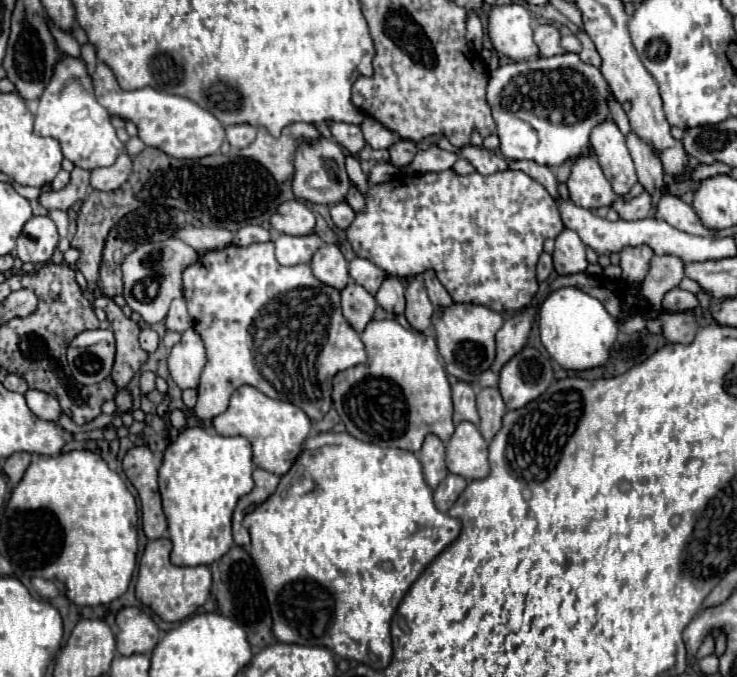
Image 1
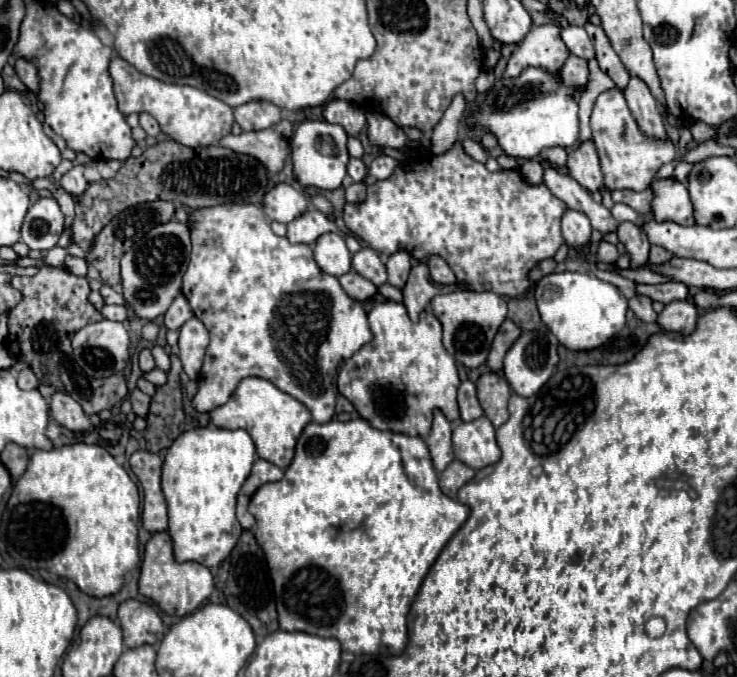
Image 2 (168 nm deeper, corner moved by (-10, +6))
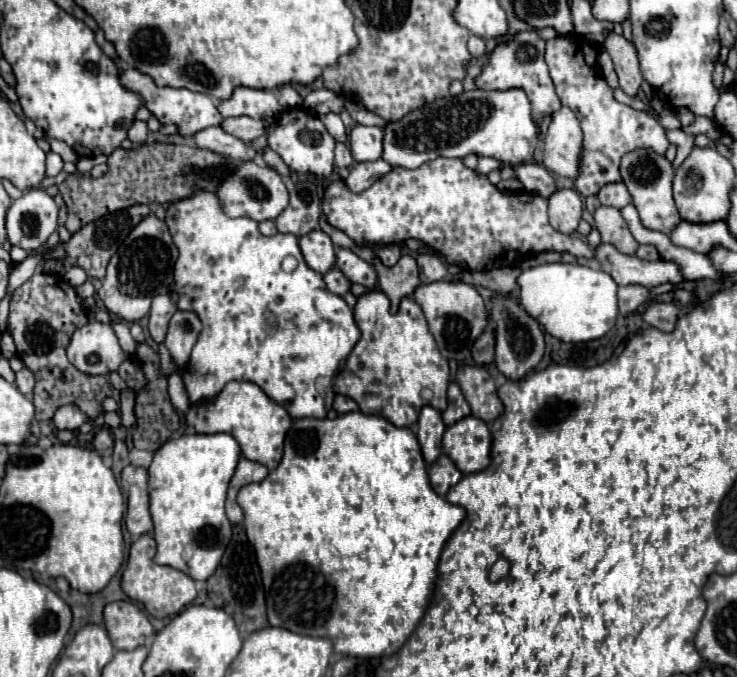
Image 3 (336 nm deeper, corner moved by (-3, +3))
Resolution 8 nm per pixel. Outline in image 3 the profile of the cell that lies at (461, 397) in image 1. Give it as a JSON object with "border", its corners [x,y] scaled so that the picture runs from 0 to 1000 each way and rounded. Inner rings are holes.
{"border":[[[613,564],[608,570],[608,603],[600,609],[600,617],[602,617],[602,626],[611,629],[627,617],[632,617],[638,612],[638,600],[635,594],[630,591],[627,579],[624,579],[624,570],[619,564]]]}

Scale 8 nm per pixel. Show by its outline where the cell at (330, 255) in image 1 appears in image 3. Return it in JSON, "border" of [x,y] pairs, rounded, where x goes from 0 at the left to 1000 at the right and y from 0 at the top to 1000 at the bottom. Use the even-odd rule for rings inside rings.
{"border":[[[423,340],[423,343],[418,343],[418,349],[407,349],[404,360],[407,360],[415,390],[423,399],[440,405],[456,390],[453,360],[450,360],[448,349],[440,346],[437,340]]]}

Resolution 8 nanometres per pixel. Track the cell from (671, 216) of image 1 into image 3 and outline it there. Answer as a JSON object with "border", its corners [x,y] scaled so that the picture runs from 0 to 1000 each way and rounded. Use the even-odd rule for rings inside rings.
{"border":[[[863,219],[847,227],[847,236],[841,239],[841,257],[847,275],[858,290],[858,301],[868,316],[868,328],[879,340],[909,346],[923,331],[923,316],[912,292],[912,263],[915,263],[912,239],[906,239],[904,230],[885,225],[885,219]]]}

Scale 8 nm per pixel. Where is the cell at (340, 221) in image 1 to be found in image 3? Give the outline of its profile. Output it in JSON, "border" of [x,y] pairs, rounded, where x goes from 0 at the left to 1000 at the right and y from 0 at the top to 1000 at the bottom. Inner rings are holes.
{"border":[[[507,236],[507,239],[488,239],[475,251],[475,260],[469,263],[469,272],[475,275],[478,284],[494,284],[497,278],[502,278],[516,260],[526,257],[532,251],[532,245],[526,239]]]}

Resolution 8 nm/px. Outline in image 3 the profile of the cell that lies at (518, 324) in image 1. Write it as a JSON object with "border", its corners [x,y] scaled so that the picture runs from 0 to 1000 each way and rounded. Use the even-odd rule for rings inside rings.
{"border":[[[659,484],[646,508],[640,511],[640,532],[649,538],[649,541],[657,541],[657,538],[665,538],[670,532],[670,487],[668,484]]]}

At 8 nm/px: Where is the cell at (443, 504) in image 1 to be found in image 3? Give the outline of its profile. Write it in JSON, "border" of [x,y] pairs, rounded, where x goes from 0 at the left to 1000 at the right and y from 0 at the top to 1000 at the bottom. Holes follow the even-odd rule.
{"border":[[[600,671],[592,682],[583,685],[581,700],[583,700],[583,715],[586,715],[586,721],[589,721],[597,733],[605,733],[608,724],[627,706],[624,694],[613,685],[613,679],[611,679],[605,671]]]}

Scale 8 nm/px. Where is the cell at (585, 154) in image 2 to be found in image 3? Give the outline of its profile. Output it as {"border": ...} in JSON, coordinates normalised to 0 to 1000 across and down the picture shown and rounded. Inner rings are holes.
{"border":[[[763,157],[746,174],[738,198],[738,245],[760,260],[782,263],[790,222],[790,192],[782,168]]]}

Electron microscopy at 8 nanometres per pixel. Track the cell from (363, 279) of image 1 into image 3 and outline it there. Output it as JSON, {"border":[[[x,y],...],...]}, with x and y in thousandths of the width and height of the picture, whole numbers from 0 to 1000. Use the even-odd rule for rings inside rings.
{"border":[[[461,366],[461,369],[456,372],[456,390],[459,390],[459,396],[467,402],[467,408],[469,408],[475,417],[491,419],[491,422],[497,422],[497,425],[505,425],[505,422],[513,419],[510,399],[507,399],[497,384],[491,384],[486,375],[480,375],[478,369]]]}

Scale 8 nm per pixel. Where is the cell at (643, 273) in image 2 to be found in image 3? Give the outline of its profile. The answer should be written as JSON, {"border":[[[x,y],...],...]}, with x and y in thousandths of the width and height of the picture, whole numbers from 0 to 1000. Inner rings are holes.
{"border":[[[592,233],[562,251],[540,245],[488,287],[480,287],[467,266],[456,266],[445,272],[437,292],[437,316],[442,319],[445,331],[464,340],[486,360],[499,357],[507,363],[521,363],[529,357],[548,357],[554,352],[564,352],[600,372],[605,387],[619,387],[635,399],[680,396],[681,387],[684,391],[696,391],[704,380],[711,380],[716,372],[735,369],[768,369],[779,378],[803,381],[806,366],[801,366],[787,349],[768,349],[763,343],[754,343],[744,331],[741,307],[744,295],[735,290],[722,290],[719,284],[678,284],[670,272],[662,269],[657,257],[632,248],[624,233]]]}

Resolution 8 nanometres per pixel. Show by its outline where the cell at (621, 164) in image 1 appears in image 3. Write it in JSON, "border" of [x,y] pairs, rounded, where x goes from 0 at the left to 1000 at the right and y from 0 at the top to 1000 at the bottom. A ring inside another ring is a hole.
{"border":[[[754,53],[741,62],[741,95],[754,127],[754,139],[765,157],[776,160],[790,183],[787,260],[779,266],[782,284],[790,290],[811,287],[820,272],[841,269],[841,233],[860,219],[885,219],[901,227],[909,216],[898,183],[877,165],[866,165],[833,145],[830,130],[809,106],[811,71],[787,53]]]}

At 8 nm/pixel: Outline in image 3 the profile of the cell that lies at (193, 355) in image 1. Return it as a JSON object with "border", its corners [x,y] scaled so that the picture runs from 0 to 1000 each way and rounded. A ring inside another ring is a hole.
{"border":[[[239,458],[239,464],[233,467],[223,508],[244,544],[252,541],[271,487],[274,487],[274,479],[263,461]]]}

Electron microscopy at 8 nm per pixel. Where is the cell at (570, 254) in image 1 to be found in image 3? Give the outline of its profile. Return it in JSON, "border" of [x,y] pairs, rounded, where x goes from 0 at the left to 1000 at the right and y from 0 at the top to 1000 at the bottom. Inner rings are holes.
{"border":[[[754,281],[744,292],[746,331],[765,346],[776,346],[790,322],[790,295],[782,281]]]}

